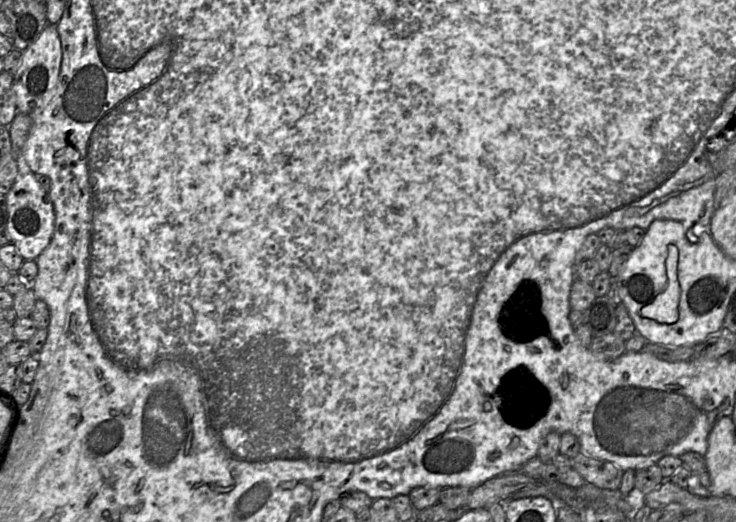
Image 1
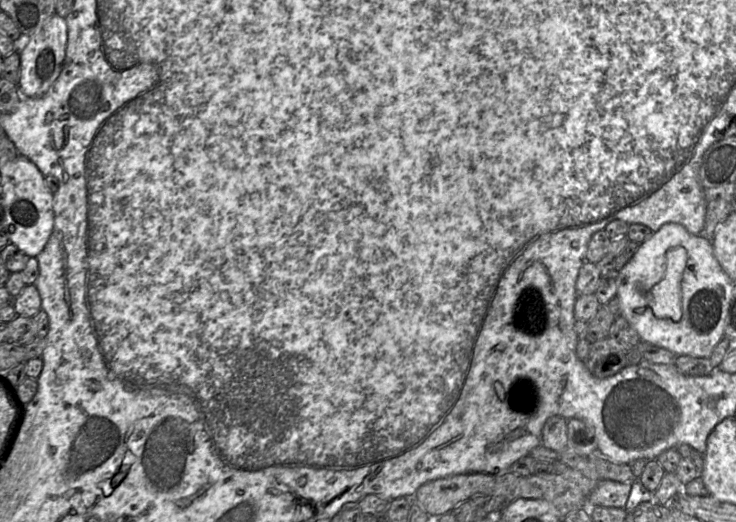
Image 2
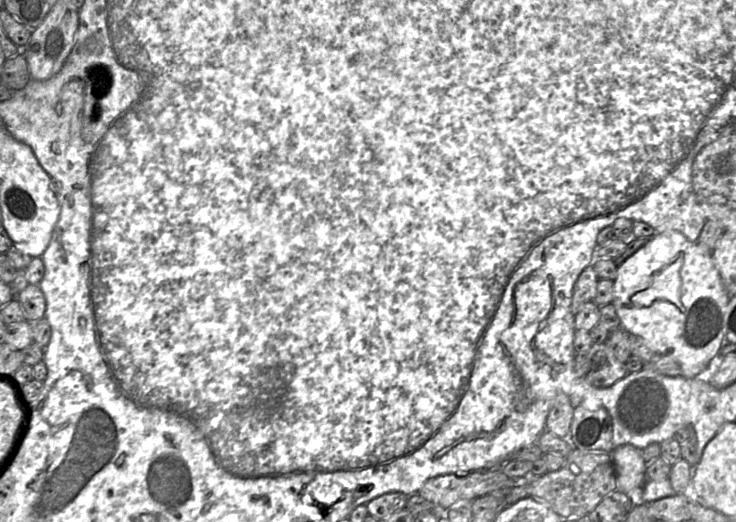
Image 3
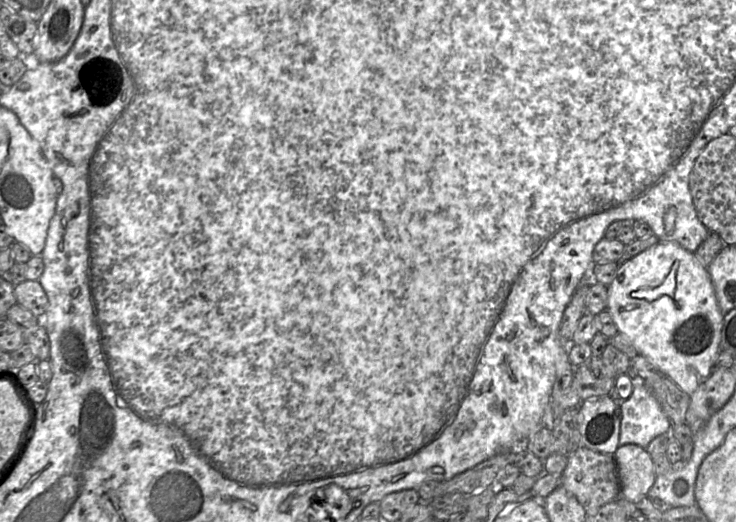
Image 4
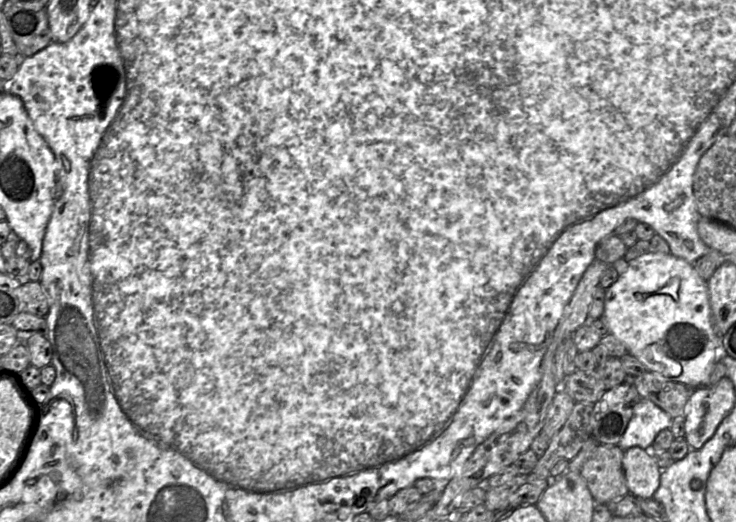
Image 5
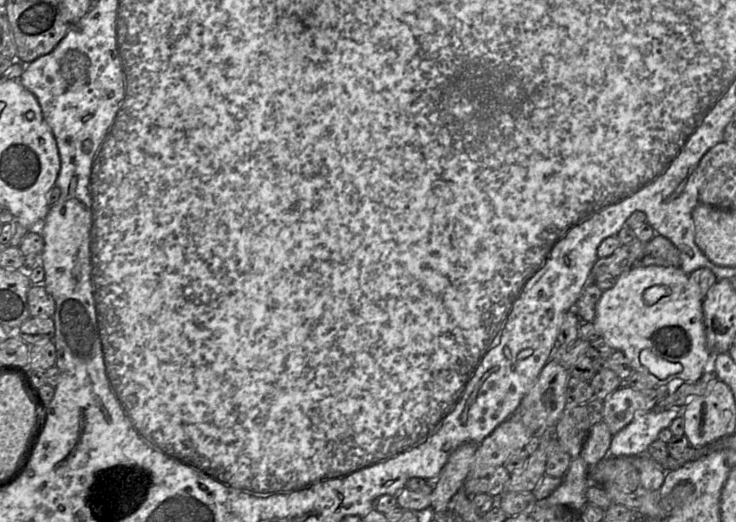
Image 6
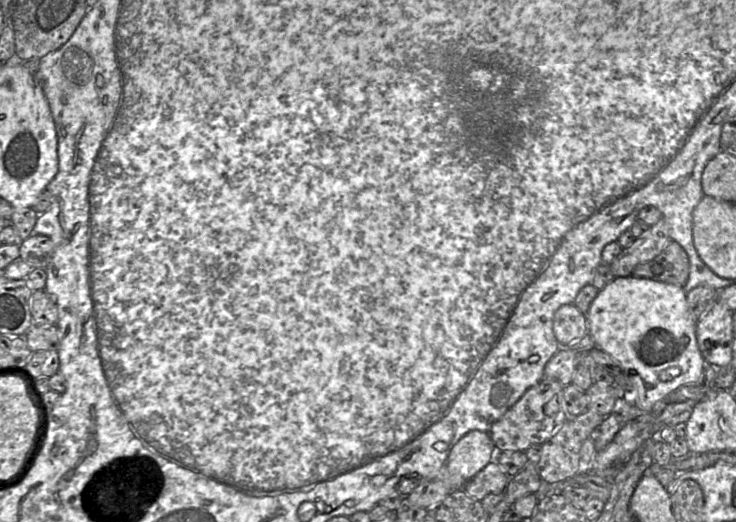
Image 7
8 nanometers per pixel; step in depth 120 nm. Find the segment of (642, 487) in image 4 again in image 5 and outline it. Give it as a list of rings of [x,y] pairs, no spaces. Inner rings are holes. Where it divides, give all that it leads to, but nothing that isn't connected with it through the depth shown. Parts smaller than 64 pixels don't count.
[[[639,447],[624,451],[623,471],[629,494],[640,498],[652,498],[659,488],[661,470],[651,452]]]

